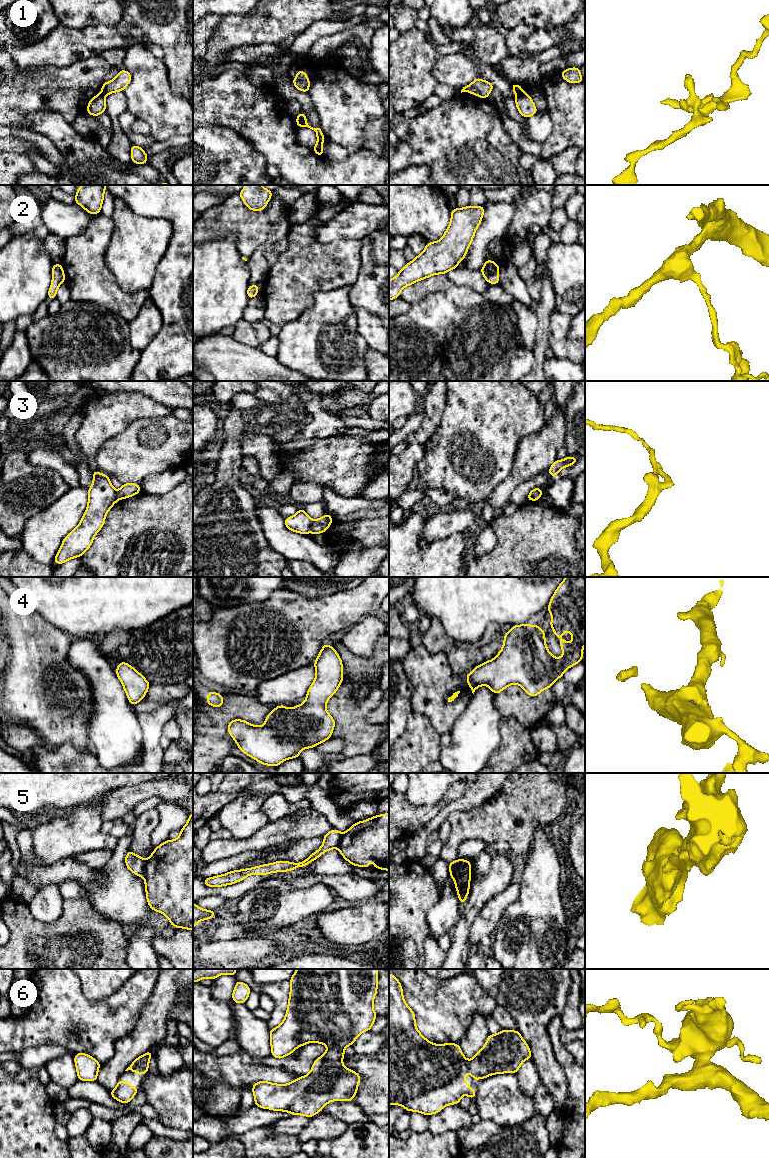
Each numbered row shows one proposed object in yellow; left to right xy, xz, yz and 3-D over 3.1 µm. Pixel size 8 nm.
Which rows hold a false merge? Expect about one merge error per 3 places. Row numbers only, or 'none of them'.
1, 3, 5

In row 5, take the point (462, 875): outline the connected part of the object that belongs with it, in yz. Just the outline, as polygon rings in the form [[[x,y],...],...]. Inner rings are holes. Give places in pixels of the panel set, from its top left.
[[[458,859],[455,872],[453,875],[450,875],[450,877],[455,881],[459,901],[463,905],[470,891],[471,861]]]

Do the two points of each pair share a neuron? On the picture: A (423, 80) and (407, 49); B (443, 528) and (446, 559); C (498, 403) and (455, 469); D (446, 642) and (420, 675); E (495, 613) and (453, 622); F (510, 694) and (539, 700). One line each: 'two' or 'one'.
A: one
B: two
C: one
D: two
E: one
F: one

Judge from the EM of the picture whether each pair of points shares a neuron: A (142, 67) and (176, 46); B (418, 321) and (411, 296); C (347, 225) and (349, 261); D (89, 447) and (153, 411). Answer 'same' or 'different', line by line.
A: different
B: different
C: different
D: same

